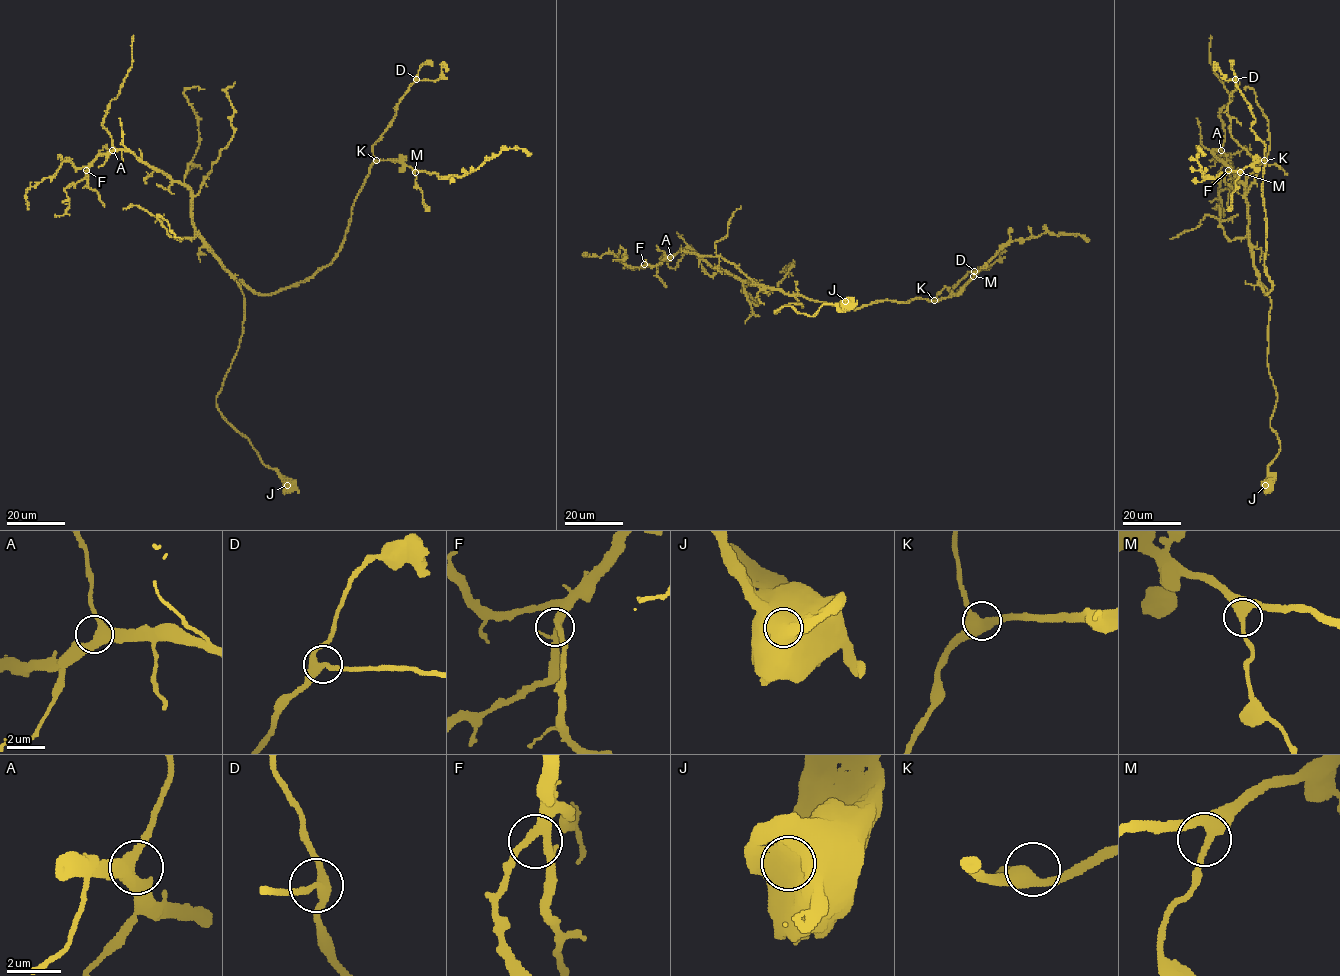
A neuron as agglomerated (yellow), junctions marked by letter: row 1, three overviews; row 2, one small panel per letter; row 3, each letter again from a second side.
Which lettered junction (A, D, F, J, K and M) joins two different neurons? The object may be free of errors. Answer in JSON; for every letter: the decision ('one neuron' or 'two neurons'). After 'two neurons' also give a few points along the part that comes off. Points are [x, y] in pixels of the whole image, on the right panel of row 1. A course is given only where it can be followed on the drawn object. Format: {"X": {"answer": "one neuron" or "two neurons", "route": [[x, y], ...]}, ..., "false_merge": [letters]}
{"A": {"answer": "one neuron"}, "D": {"answer": "one neuron"}, "F": {"answer": "one neuron"}, "J": {"answer": "one neuron"}, "K": {"answer": "one neuron"}, "M": {"answer": "one neuron"}, "false_merge": []}

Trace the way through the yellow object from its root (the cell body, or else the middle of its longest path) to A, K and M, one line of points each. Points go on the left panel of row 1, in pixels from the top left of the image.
A: (290, 484), (263, 463), (216, 404), (243, 331), (245, 299), (197, 233), (191, 192), (131, 152), (112, 150)
K: (290, 484), (263, 463), (216, 404), (243, 331), (245, 299), (237, 282), (271, 294), (327, 266), (376, 160)
M: (290, 484), (216, 404), (243, 331), (237, 282), (271, 294), (309, 280), (338, 251), (370, 166), (415, 172)

